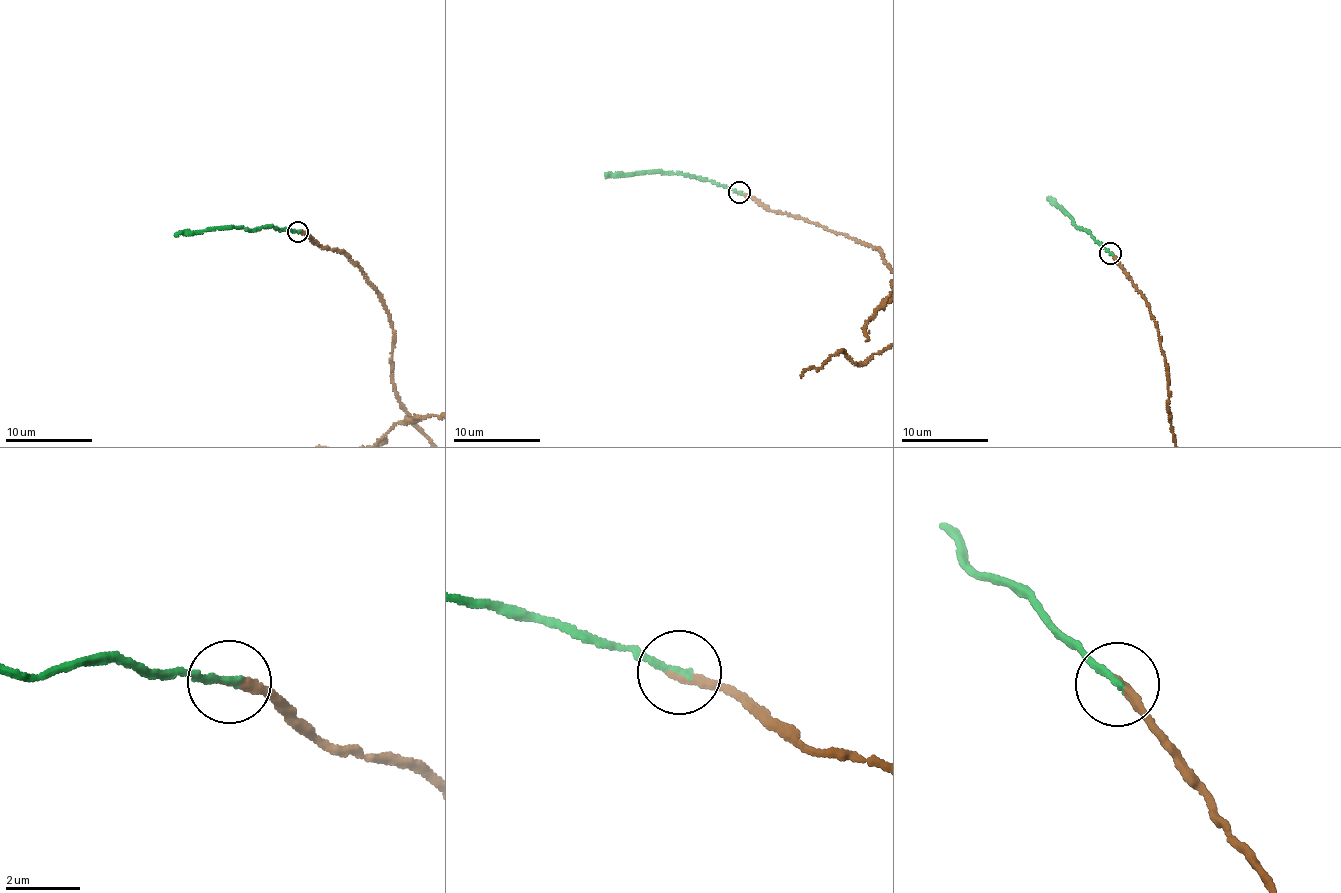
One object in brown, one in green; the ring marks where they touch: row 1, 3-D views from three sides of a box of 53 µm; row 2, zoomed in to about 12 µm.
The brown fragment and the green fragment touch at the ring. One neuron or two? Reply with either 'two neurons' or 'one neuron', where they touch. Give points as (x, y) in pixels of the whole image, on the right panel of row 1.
one neuron; at (1110, 253)

